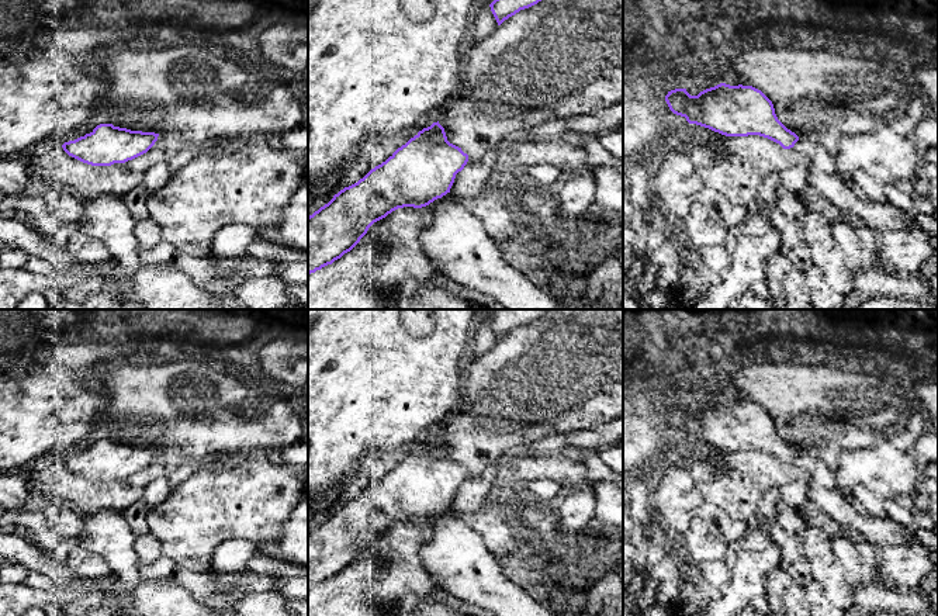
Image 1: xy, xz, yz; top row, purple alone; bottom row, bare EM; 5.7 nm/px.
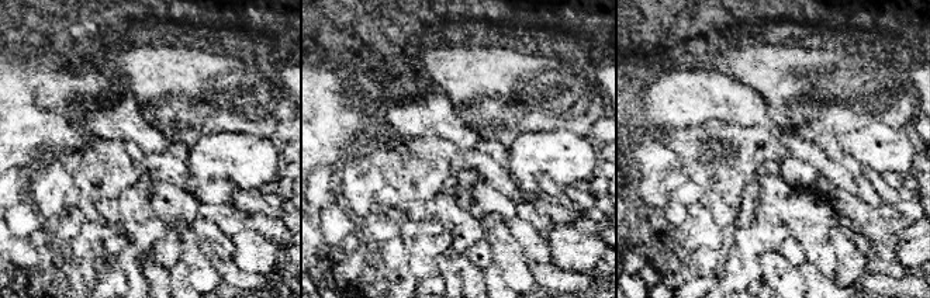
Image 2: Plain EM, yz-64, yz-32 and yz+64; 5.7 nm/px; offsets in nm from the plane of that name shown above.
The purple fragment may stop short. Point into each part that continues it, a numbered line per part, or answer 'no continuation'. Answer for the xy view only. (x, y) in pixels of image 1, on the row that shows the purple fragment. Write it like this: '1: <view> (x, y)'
no continuation

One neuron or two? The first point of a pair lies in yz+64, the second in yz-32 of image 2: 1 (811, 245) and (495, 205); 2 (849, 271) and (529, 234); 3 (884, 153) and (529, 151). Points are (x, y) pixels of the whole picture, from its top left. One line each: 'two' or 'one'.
1: two
2: one
3: one

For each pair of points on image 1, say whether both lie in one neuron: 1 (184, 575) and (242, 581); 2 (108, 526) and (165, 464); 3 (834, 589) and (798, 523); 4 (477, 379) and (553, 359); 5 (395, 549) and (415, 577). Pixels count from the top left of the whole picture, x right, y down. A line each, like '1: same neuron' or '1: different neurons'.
1: same neuron
2: different neurons
3: same neuron
4: same neuron
5: same neuron

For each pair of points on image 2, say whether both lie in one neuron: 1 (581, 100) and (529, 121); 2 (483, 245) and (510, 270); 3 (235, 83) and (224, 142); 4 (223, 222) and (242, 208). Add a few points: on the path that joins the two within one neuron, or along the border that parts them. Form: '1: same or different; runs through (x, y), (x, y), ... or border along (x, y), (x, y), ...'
1: same; runs through (569, 104), (548, 115), (542, 115)
2: different; border along (484, 236), (491, 248), (491, 257), (494, 260)
3: different; border along (258, 135), (210, 132), (194, 145)
4: same; runs through (227, 221), (238, 212)

